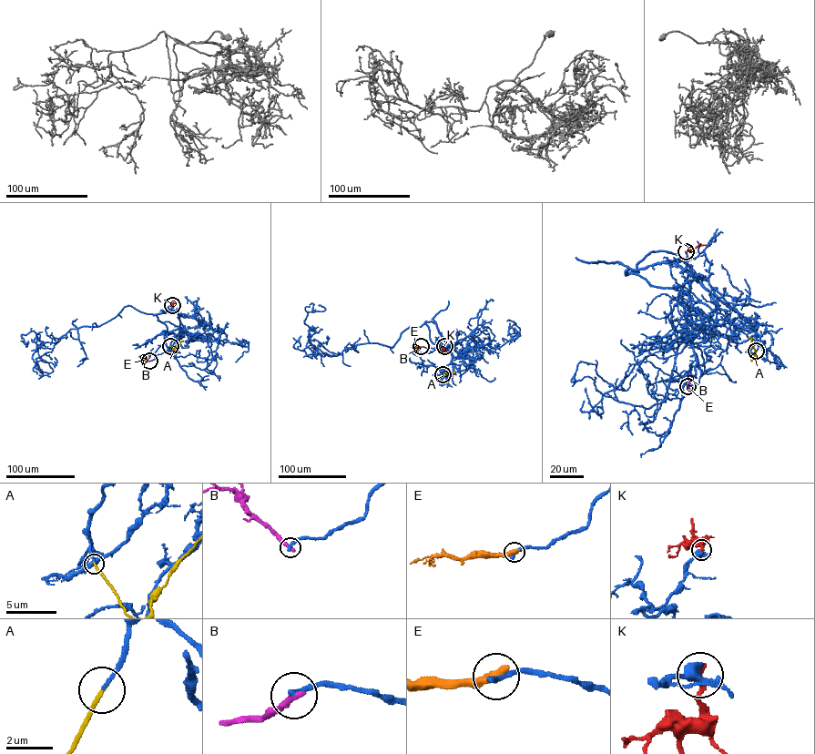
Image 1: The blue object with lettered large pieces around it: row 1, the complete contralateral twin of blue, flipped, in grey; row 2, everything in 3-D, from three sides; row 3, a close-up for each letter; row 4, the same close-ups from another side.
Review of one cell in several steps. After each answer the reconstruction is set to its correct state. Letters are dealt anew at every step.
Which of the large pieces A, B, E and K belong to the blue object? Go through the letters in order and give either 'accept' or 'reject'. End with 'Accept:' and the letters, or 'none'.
A: accept
B: reject
E: reject
K: reject
Accept: A

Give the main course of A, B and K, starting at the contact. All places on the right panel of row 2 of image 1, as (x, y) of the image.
A: (756, 351), (751, 361), (755, 349), (748, 338)
B: (687, 387), (688, 375)
K: (686, 251), (698, 245)

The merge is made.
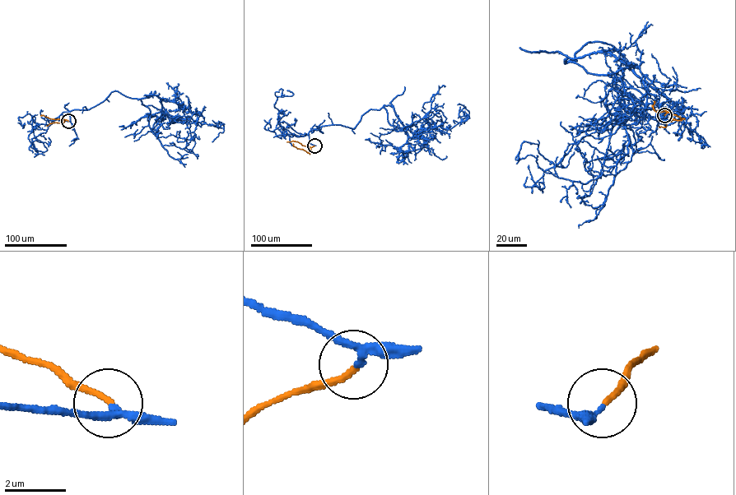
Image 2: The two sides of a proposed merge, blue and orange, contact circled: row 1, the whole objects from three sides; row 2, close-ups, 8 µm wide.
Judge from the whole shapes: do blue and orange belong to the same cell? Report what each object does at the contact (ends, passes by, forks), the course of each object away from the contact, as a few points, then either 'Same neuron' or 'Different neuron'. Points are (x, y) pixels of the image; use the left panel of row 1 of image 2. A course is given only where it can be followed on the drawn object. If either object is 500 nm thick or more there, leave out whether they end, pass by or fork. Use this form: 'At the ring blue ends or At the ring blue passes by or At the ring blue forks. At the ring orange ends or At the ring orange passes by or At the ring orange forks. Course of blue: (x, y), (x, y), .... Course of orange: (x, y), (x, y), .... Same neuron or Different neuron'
At the ring blue passes by. At the ring orange ends. Course of blue: (68, 121), (62, 113), (118, 90), (149, 108), (162, 145), (183, 149), (188, 133), (198, 136). Course of orange: (68, 121), (64, 119), (63, 122), (47, 126). Same neuron

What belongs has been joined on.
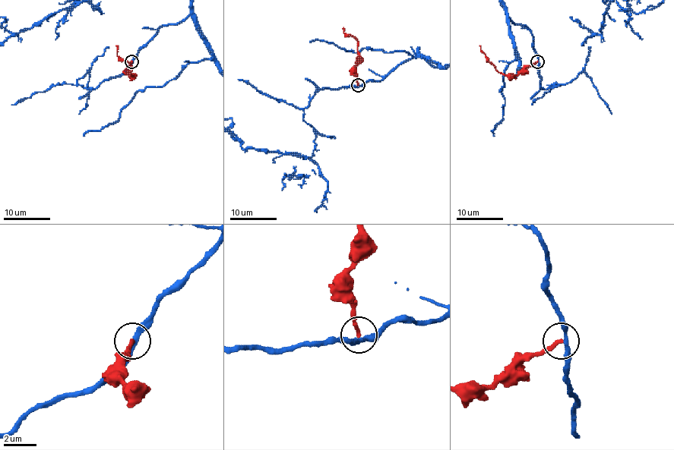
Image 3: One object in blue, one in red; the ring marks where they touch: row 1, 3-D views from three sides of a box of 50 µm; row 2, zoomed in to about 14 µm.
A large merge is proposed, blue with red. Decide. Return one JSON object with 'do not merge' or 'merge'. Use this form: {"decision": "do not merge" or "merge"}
{"decision": "do not merge"}

